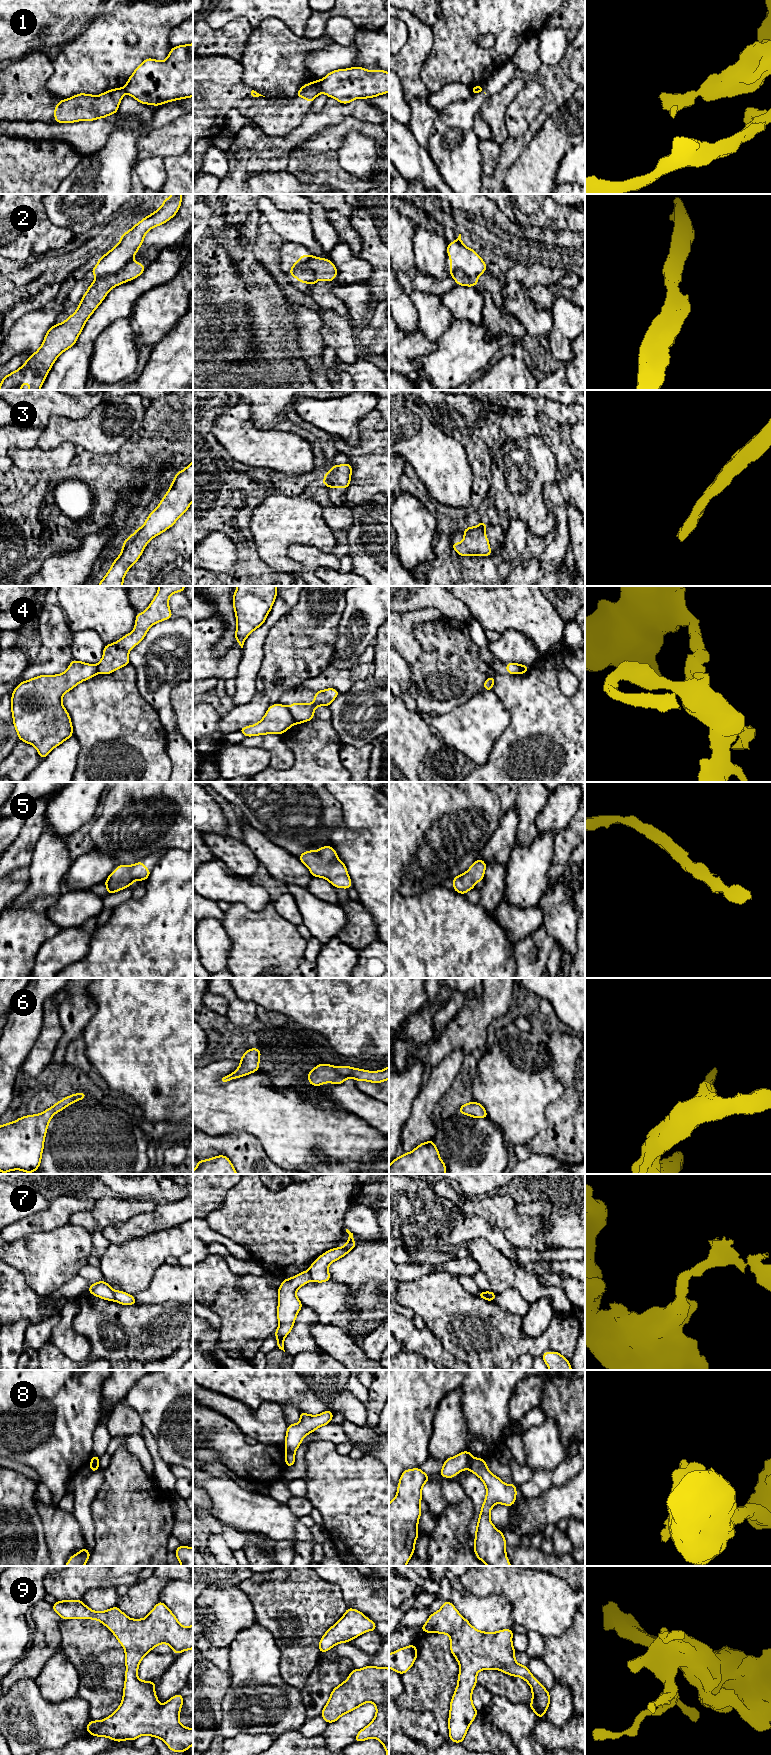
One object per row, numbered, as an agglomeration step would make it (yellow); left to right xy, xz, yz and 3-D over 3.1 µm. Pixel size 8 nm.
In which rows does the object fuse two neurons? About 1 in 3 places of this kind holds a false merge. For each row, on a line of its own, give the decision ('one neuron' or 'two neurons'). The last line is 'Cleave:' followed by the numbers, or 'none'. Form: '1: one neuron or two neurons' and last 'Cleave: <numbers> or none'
1: two neurons
2: two neurons
3: one neuron
4: two neurons
5: one neuron
6: one neuron
7: two neurons
8: two neurons
9: one neuron
Cleave: 1, 2, 4, 7, 8

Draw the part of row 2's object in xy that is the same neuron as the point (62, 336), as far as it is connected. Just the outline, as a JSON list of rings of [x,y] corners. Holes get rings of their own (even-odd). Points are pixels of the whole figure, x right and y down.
[[[130,261],[115,274],[96,278],[74,314],[47,331],[40,348],[18,370],[1,380],[0,390],[22,390],[22,383],[28,383],[29,390],[40,390],[55,360],[76,343],[88,318],[108,292],[113,287],[137,278],[144,270],[145,266],[142,263]]]

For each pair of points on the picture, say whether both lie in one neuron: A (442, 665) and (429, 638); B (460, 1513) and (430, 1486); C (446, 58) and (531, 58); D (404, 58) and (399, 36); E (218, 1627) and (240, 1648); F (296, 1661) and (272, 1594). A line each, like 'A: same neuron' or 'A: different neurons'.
A: same neuron
B: different neurons
C: different neurons
D: different neurons
E: different neurons
F: same neuron

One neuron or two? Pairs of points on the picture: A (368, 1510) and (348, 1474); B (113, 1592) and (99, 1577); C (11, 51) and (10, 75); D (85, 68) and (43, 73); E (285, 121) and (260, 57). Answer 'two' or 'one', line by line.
A: one
B: two
C: two
D: two
E: two

